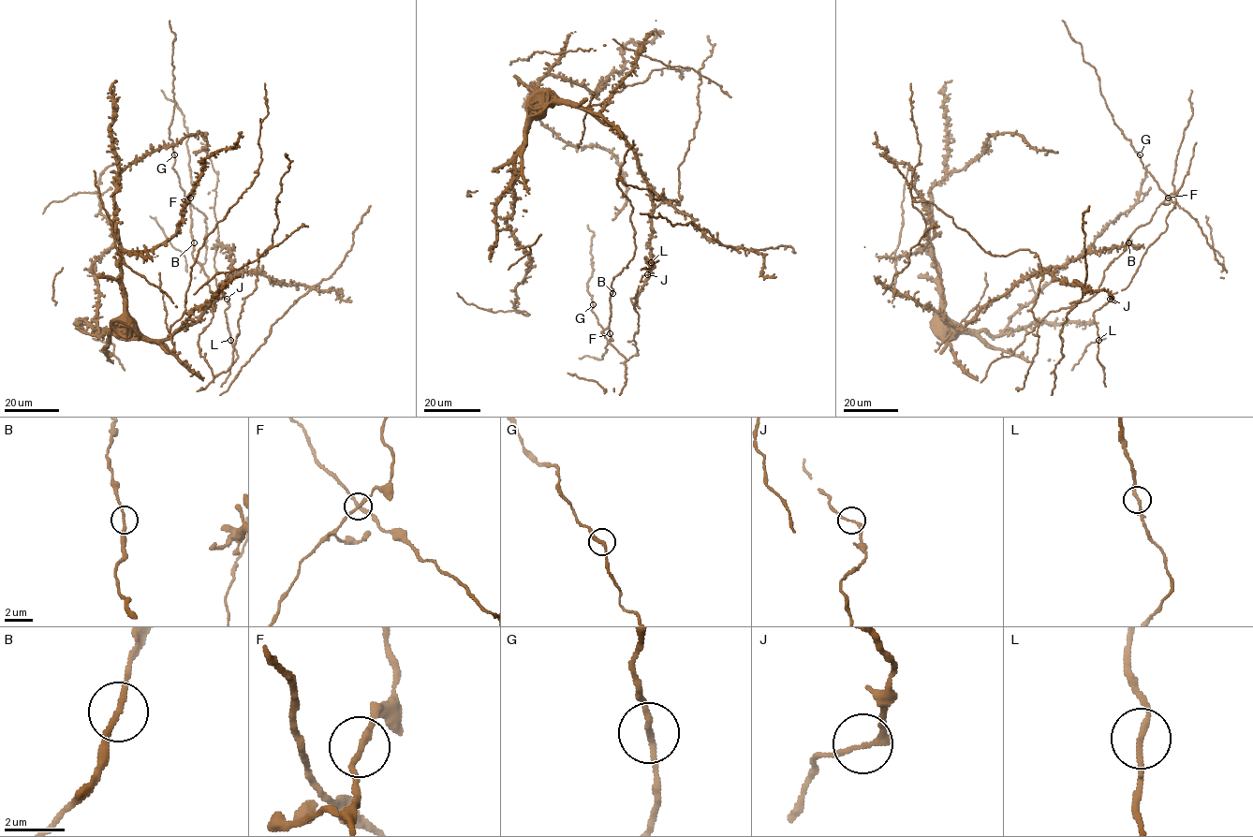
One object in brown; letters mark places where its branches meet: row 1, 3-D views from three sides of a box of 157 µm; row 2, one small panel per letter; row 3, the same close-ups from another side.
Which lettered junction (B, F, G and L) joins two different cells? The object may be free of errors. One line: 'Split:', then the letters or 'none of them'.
Split: none of them

